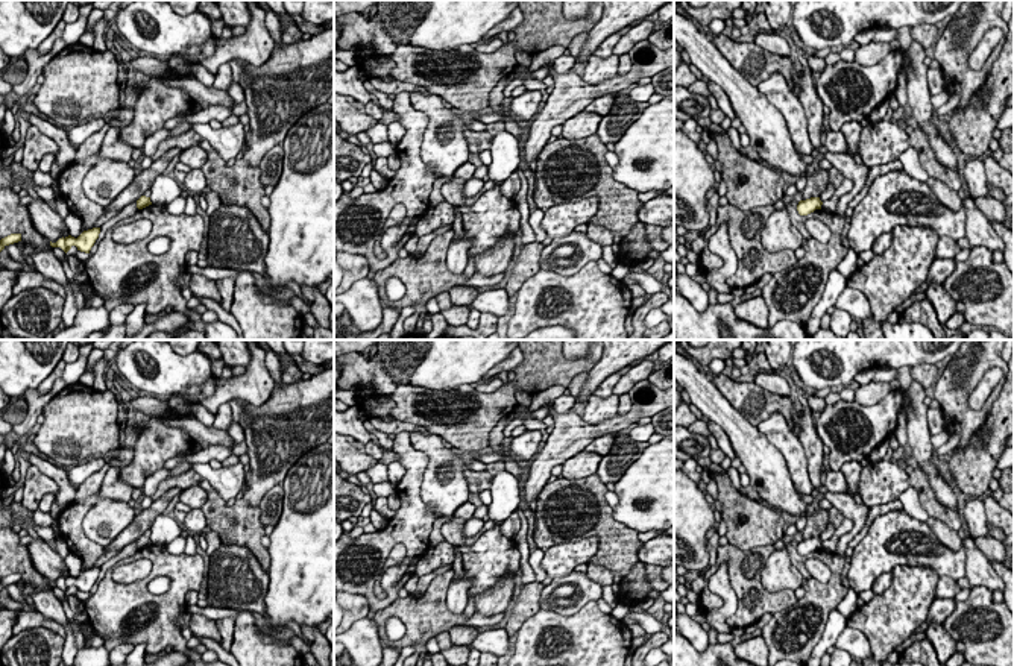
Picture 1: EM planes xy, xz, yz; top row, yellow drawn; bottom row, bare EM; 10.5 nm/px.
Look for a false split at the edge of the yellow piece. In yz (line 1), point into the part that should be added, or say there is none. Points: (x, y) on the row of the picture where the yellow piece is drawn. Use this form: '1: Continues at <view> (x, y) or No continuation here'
1: No continuation here

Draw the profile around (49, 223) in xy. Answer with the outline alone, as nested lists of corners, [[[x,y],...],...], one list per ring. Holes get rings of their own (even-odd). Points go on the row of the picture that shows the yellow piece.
[[[33,199],[27,205],[27,211],[33,228],[49,241],[56,243],[59,238],[70,235],[64,218],[43,199]]]

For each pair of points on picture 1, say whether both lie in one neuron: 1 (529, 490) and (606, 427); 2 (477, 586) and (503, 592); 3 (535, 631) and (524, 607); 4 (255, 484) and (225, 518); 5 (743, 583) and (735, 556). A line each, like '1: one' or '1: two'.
1: one
2: two
3: two
4: two
5: one

